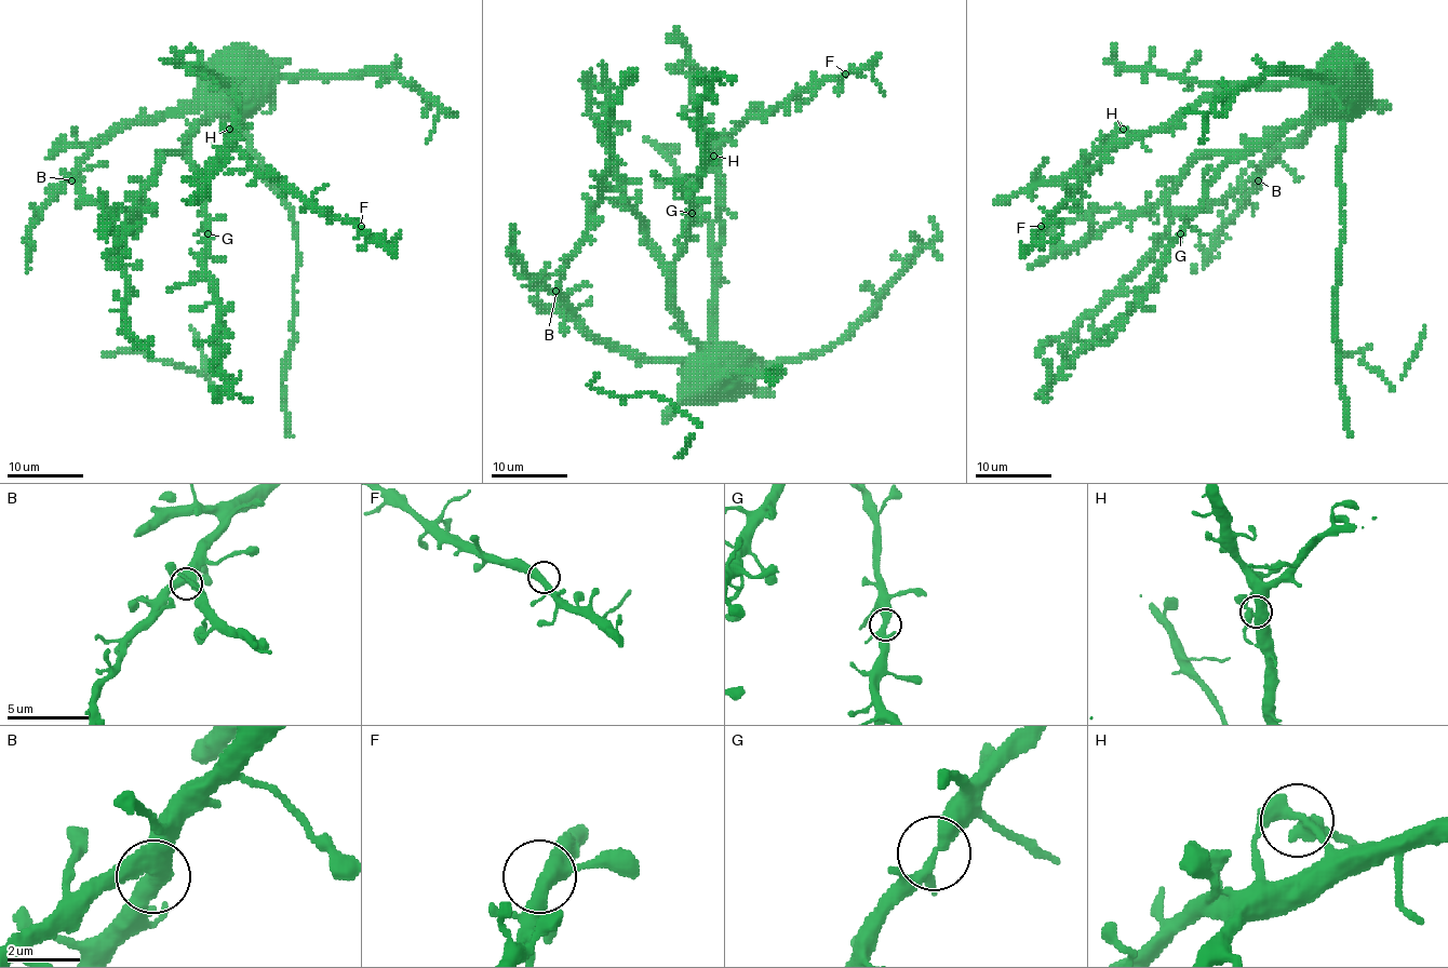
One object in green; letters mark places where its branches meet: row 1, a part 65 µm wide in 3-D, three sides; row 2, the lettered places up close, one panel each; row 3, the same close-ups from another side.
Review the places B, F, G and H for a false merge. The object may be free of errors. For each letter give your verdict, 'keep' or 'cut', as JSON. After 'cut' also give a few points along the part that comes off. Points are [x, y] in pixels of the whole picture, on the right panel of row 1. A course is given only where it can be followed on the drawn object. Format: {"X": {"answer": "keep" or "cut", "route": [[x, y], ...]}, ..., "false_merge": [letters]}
{"B": {"answer": "keep"}, "F": {"answer": "keep"}, "G": {"answer": "keep"}, "H": {"answer": "keep"}, "false_merge": []}

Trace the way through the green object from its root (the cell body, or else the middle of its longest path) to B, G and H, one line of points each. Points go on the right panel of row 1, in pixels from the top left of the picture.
B: (1336, 85), (1328, 93), (1328, 109), (1263, 169), (1258, 180)
G: (1336, 85), (1315, 109), (1268, 138), (1250, 144), (1235, 158), (1206, 189), (1205, 206), (1180, 233)
H: (1336, 85), (1220, 89), (1183, 108), (1161, 126), (1136, 134), (1128, 134), (1123, 129)

